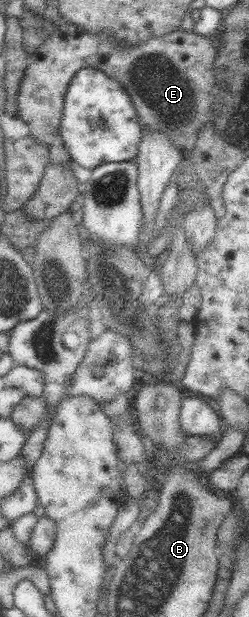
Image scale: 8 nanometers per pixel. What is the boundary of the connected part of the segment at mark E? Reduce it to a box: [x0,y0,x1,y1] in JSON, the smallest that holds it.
[17,18,230,149]

